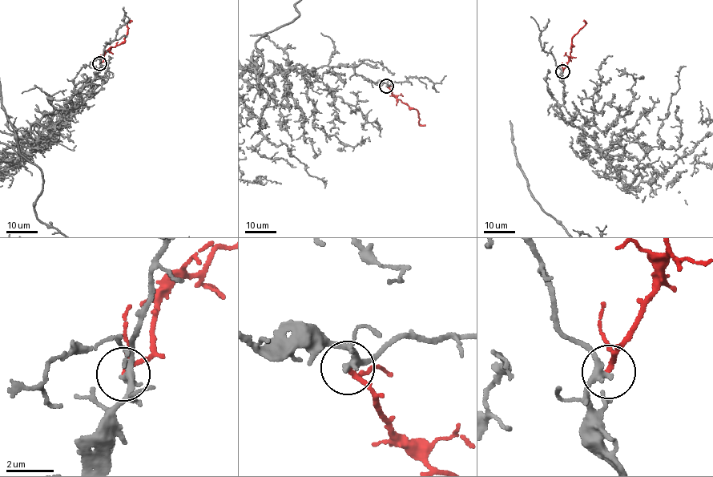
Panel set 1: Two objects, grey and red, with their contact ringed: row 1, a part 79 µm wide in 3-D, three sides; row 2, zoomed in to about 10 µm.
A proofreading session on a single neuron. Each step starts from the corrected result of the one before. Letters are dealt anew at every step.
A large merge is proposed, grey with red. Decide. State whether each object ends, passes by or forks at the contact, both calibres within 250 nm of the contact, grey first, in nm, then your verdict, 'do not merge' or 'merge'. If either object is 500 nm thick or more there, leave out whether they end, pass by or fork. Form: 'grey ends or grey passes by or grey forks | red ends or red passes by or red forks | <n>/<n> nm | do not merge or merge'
grey passes by | red passes by | 280/140 nm | merge

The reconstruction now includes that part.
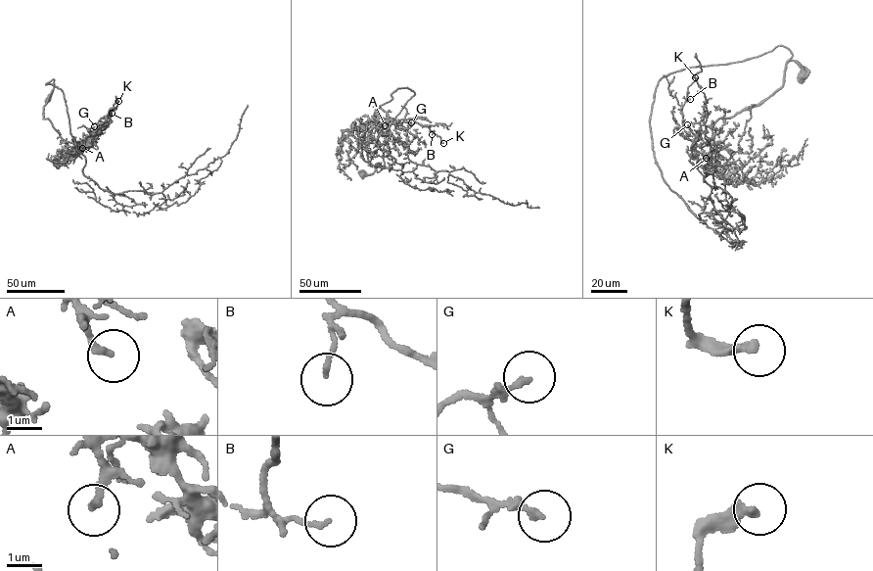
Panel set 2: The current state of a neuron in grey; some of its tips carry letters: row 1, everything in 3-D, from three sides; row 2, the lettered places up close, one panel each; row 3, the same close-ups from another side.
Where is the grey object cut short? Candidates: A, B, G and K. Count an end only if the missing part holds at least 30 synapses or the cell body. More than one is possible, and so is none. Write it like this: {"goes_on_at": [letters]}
{"goes_on_at": ["A", "G"]}

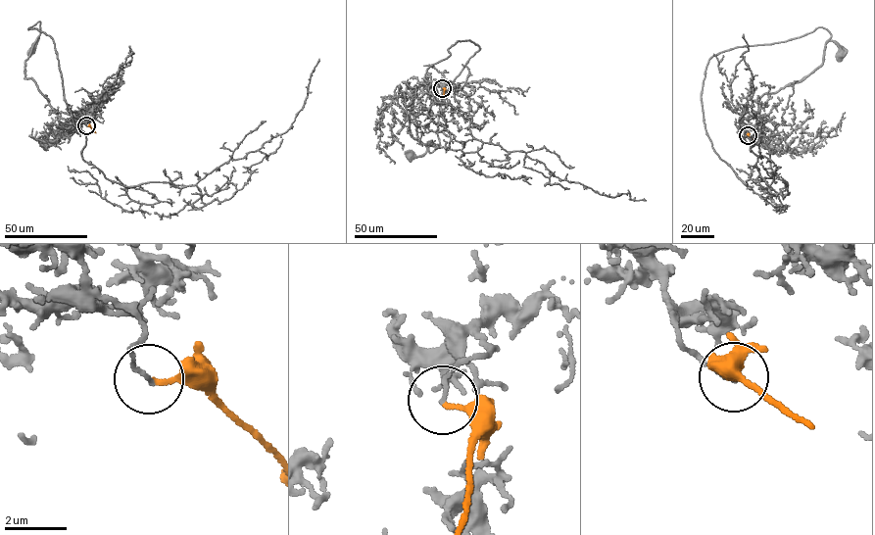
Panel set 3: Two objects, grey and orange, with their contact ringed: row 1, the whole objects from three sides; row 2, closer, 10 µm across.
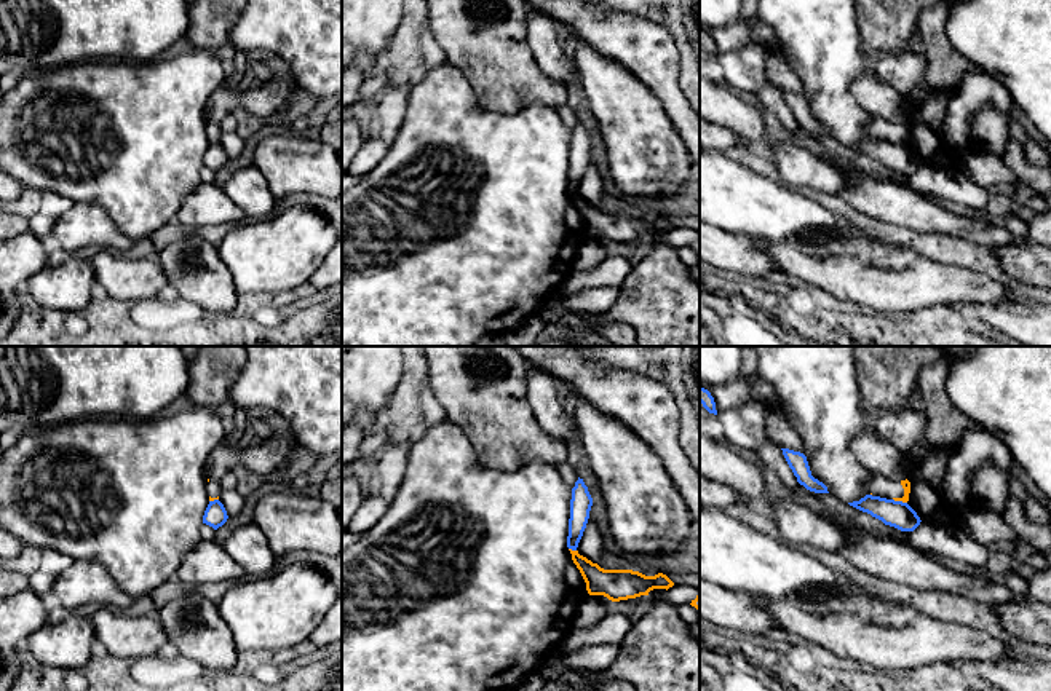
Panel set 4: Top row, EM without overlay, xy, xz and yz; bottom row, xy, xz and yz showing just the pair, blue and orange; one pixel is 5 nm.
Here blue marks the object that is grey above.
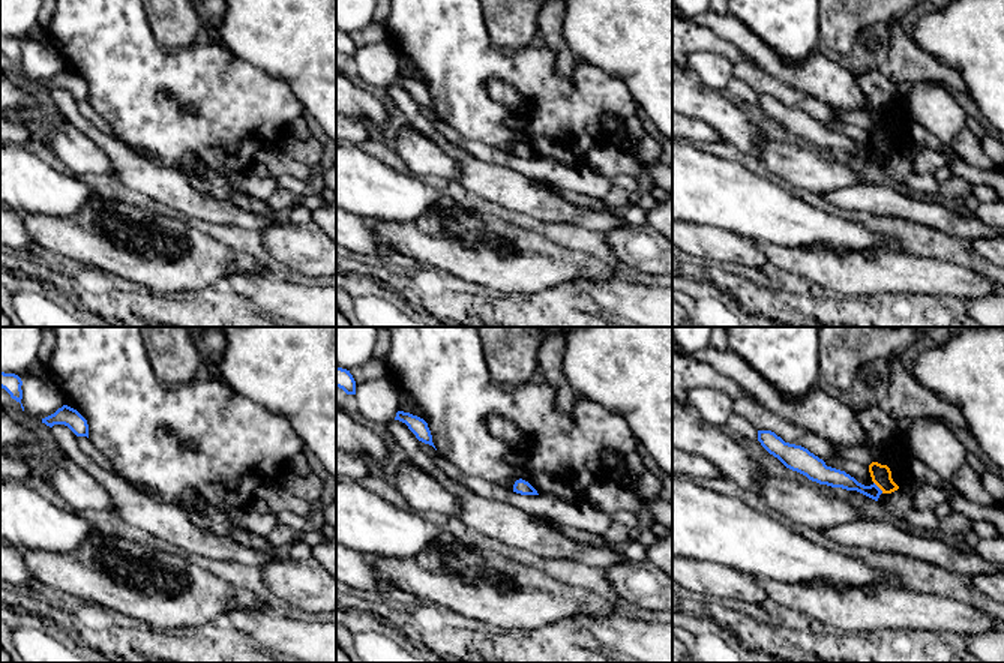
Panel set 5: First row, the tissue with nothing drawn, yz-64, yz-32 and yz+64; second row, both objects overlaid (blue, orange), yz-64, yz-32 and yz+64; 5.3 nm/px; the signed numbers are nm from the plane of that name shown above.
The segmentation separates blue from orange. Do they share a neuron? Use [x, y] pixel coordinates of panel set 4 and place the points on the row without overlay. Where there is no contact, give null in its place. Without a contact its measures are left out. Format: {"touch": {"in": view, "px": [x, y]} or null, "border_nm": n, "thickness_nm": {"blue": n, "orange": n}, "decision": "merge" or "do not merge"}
{"touch": {"in": "yz", "px": [900, 144]}, "border_nm": 80, "thickness_nm": {"blue": 140, "orange": 50}, "decision": "do not merge"}

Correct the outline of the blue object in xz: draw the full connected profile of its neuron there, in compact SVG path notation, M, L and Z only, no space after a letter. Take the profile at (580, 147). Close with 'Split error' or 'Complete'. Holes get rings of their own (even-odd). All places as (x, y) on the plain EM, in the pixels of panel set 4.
M578 120L575 129L572 131L572 142L570 142L570 161L569 161L569 179L567 179L567 190L577 193L578 185L583 179L586 171L589 153L593 148L593 140L585 128L583 121Z. Complete

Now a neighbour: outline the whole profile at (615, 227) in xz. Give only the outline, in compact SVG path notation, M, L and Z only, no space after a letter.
M569 193L586 225L589 238L604 238L612 244L620 244L648 238L653 231L668 233L674 228L674 225L663 215L645 219L633 212L604 212L597 206L593 206L586 199L580 198L578 193Z

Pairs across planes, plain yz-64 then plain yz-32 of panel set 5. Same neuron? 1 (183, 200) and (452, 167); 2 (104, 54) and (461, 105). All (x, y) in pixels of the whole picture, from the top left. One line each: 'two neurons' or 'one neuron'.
1: two neurons
2: one neuron

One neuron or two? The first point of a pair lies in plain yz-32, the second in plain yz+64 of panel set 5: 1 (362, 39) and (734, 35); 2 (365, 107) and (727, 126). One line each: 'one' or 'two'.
1: two
2: one

